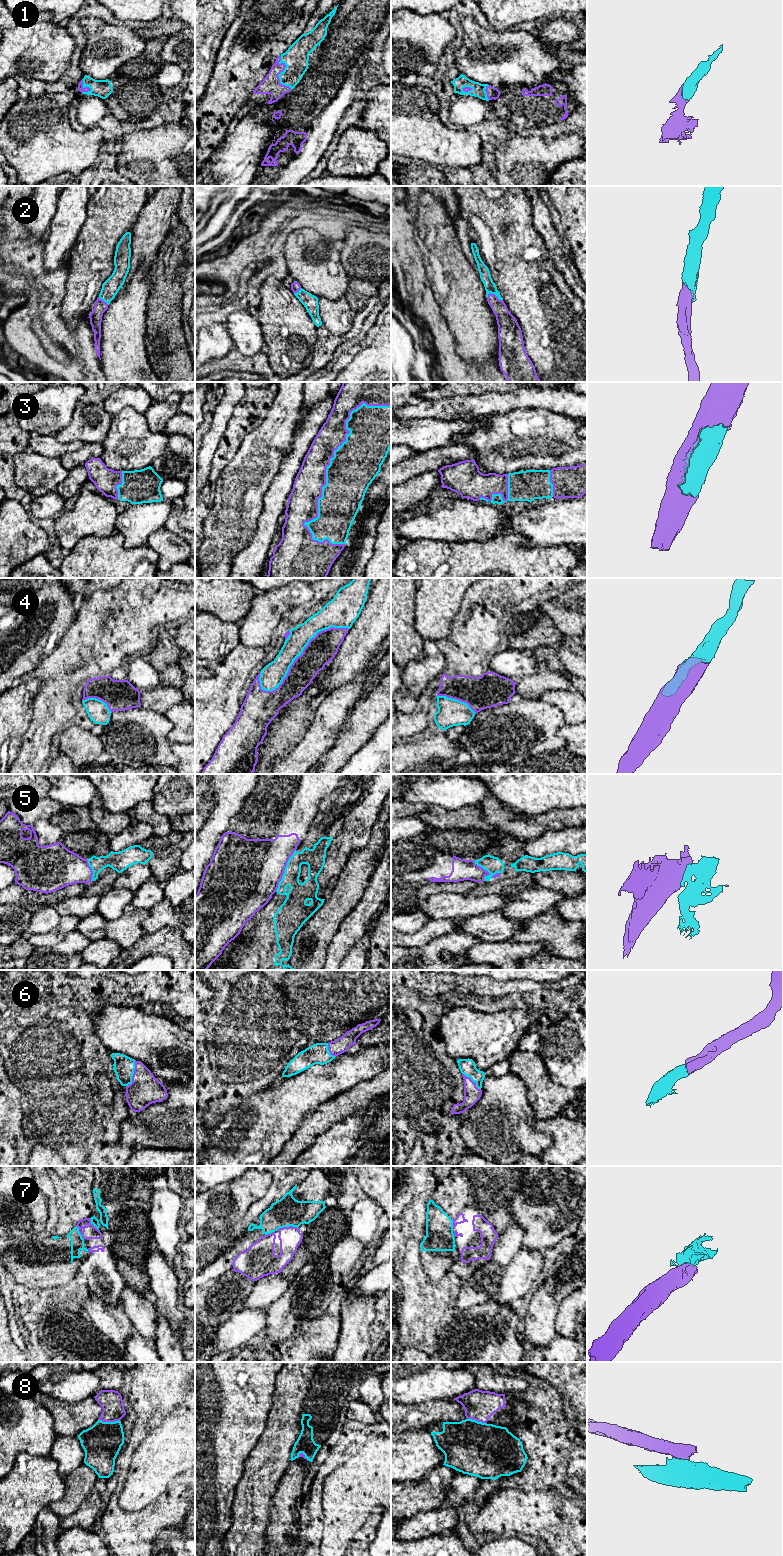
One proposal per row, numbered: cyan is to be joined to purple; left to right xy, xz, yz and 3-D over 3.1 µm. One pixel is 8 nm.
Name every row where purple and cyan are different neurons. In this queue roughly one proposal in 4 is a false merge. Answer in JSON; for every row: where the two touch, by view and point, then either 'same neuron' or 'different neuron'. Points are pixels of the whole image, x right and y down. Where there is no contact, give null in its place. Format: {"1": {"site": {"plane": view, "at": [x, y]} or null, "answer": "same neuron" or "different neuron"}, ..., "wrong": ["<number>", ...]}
{"1": {"site": {"plane": "xz", "at": [279, 73]}, "answer": "same neuron"}, "2": {"site": {"plane": "yz", "at": [495, 295]}, "answer": "same neuron"}, "3": {"site": {"plane": "xz", "at": [329, 460]}, "answer": "same neuron"}, "4": {"site": {"plane": "xz", "at": [302, 653]}, "answer": "same neuron"}, "5": {"site": {"plane": "xz", "at": [284, 869]}, "answer": "different neuron"}, "6": {"site": {"plane": "xy", "at": [133, 1074]}, "answer": "same neuron"}, "7": {"site": {"plane": "xz", "at": [287, 1227]}, "answer": "different neuron"}, "8": {"site": {"plane": "xy", "at": [109, 1421]}, "answer": "different neuron"}, "wrong": ["5", "7", "8"]}

